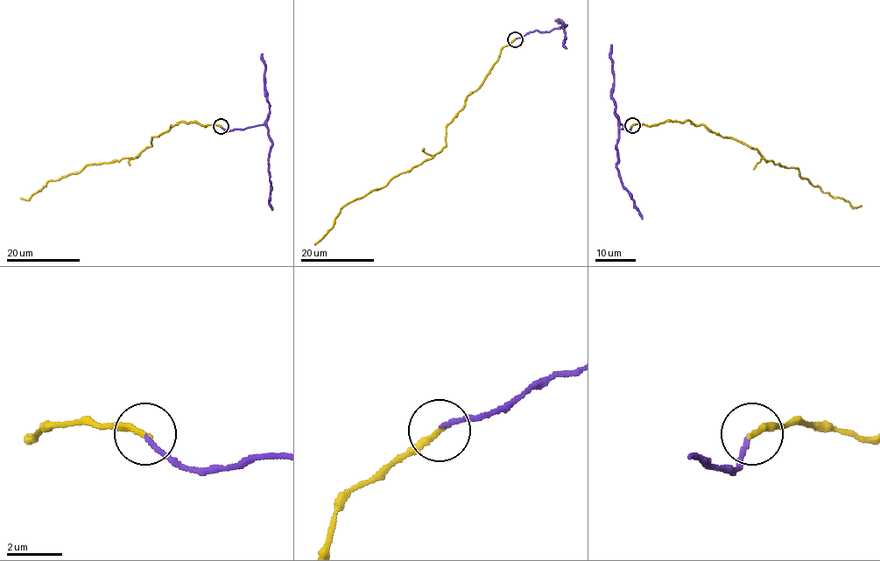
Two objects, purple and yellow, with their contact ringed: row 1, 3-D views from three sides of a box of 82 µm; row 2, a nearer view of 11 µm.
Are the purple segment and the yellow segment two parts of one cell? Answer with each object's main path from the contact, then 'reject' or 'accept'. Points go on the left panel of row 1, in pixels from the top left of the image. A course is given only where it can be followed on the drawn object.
course purple (221, 126), (226, 130), (261, 124), (267, 128), (271, 143), (268, 171), (271, 184), (269, 205), (272, 210); course yellow (221, 126), (177, 122), (153, 136), (152, 145), (137, 157), (89, 164), (52, 180), (29, 199), (20, 197); accept

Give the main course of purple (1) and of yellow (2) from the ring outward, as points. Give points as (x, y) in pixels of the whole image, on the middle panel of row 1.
1: (515, 38), (536, 31), (547, 32), (566, 24), (562, 27), (565, 33), (563, 45), (566, 49)
2: (515, 39), (502, 49), (482, 83), (447, 125), (447, 144), (431, 159), (346, 204), (314, 245)

